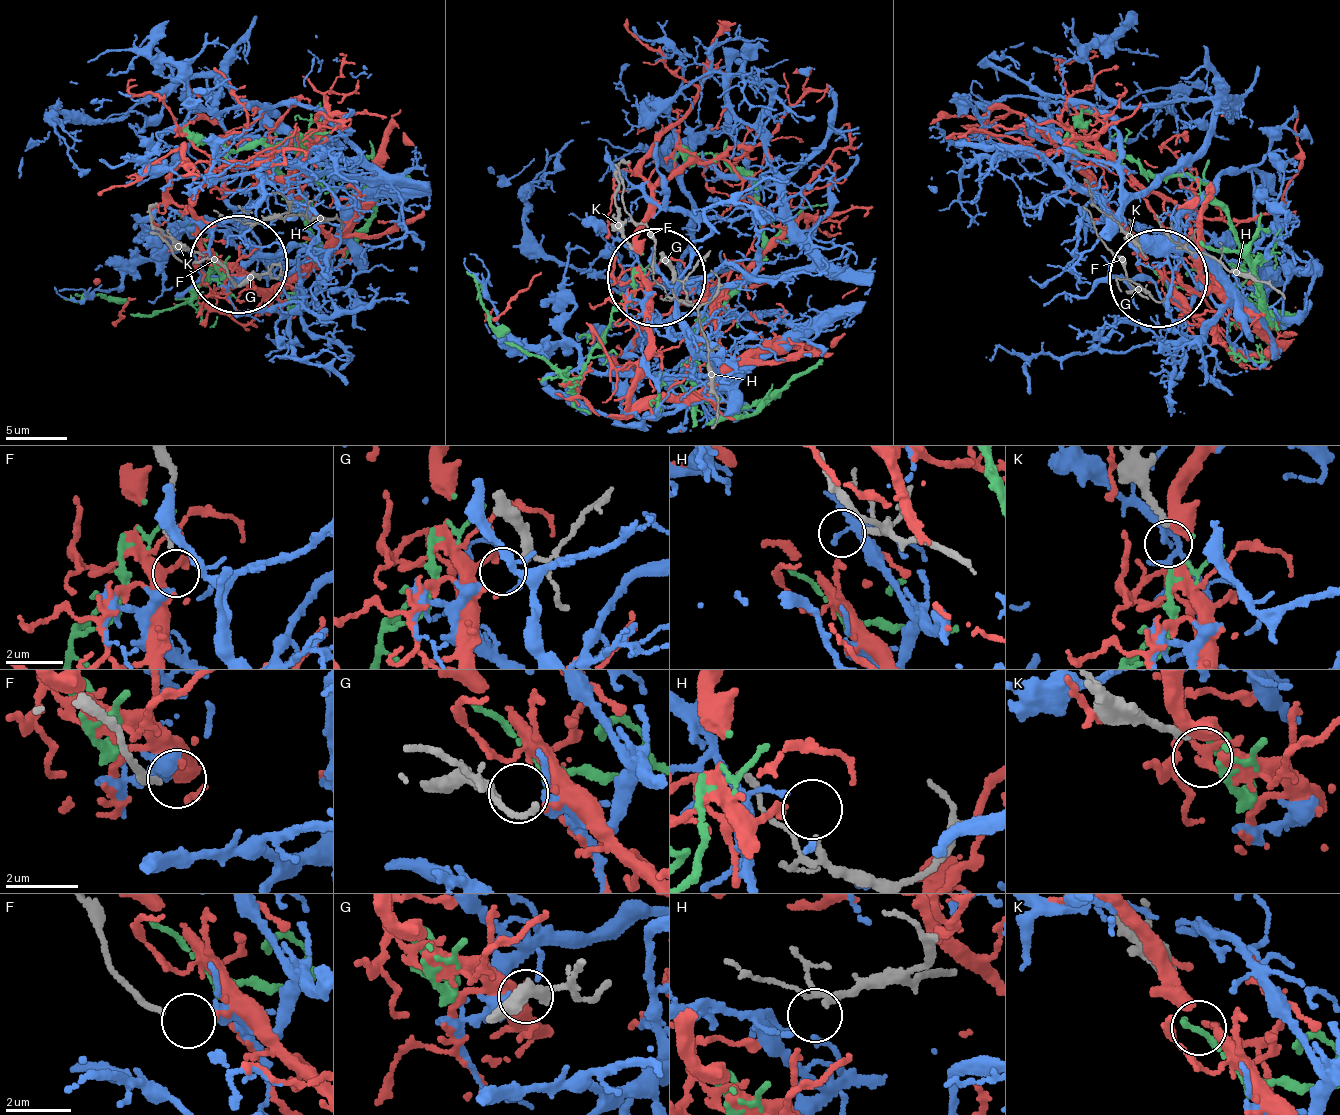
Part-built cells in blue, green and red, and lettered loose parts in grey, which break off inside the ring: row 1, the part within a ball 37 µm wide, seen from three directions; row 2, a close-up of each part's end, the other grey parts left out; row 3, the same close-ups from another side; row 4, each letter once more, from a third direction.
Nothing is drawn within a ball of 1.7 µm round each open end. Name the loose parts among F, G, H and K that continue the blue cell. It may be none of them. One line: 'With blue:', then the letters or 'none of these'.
With blue: G

